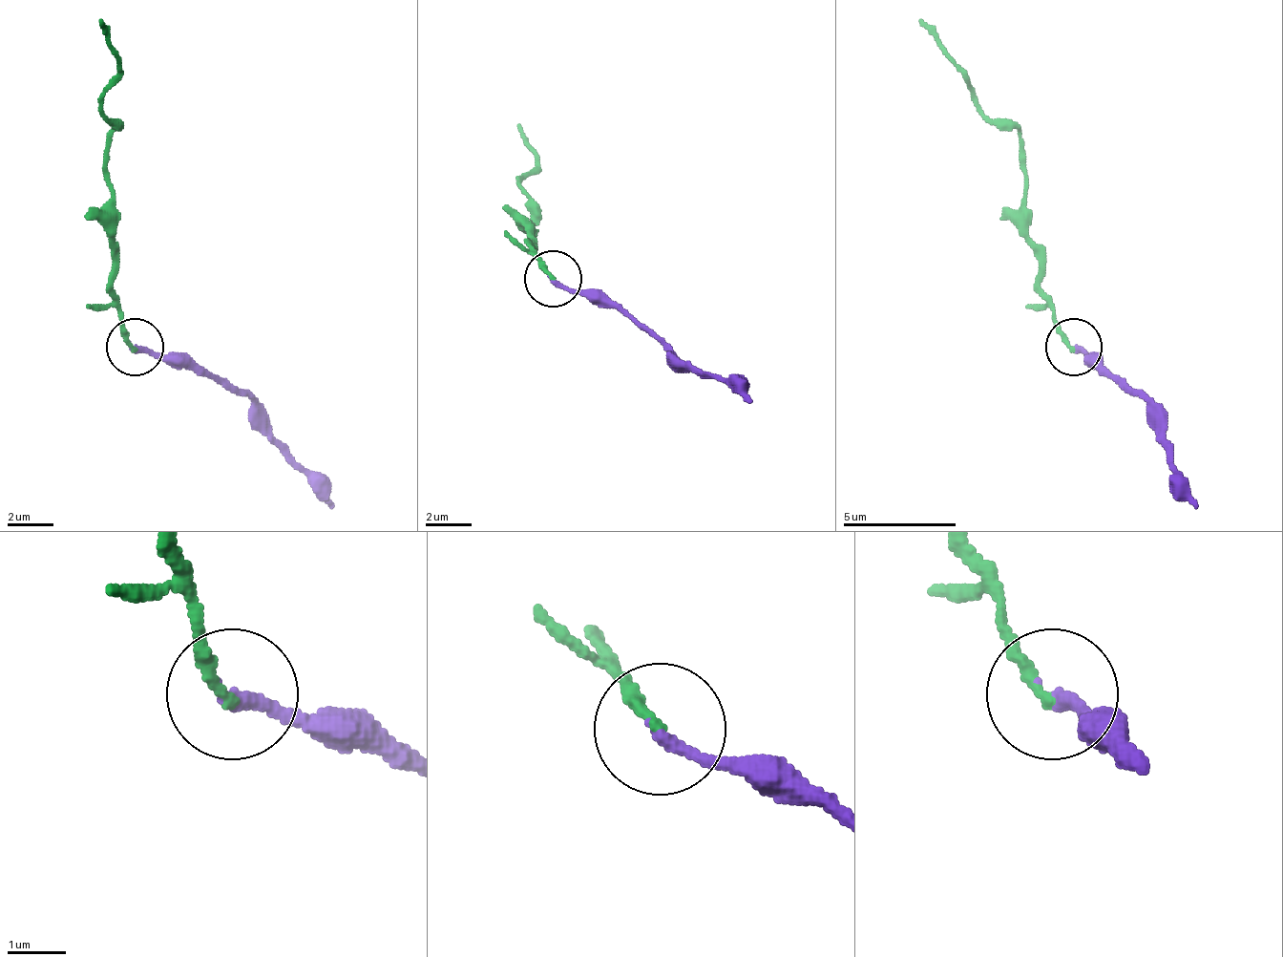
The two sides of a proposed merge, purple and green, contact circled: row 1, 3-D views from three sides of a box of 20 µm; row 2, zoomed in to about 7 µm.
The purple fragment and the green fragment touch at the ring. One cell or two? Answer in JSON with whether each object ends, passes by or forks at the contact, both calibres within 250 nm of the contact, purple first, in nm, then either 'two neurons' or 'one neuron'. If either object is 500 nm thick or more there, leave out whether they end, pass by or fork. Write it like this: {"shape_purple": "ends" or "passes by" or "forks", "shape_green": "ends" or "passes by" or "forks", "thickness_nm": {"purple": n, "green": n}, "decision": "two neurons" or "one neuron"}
{"shape_purple": "ends", "shape_green": "ends", "thickness_nm": {"purple": 240, "green": 190}, "decision": "two neurons"}

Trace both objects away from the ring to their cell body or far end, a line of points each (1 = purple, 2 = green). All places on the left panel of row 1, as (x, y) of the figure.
1: (136, 345), (148, 356), (181, 356), (227, 379), (250, 402), (250, 419), (301, 470), (329, 510)
2: (136, 345), (114, 288), (108, 135), (114, 129), (102, 112), (119, 50), (102, 21)

